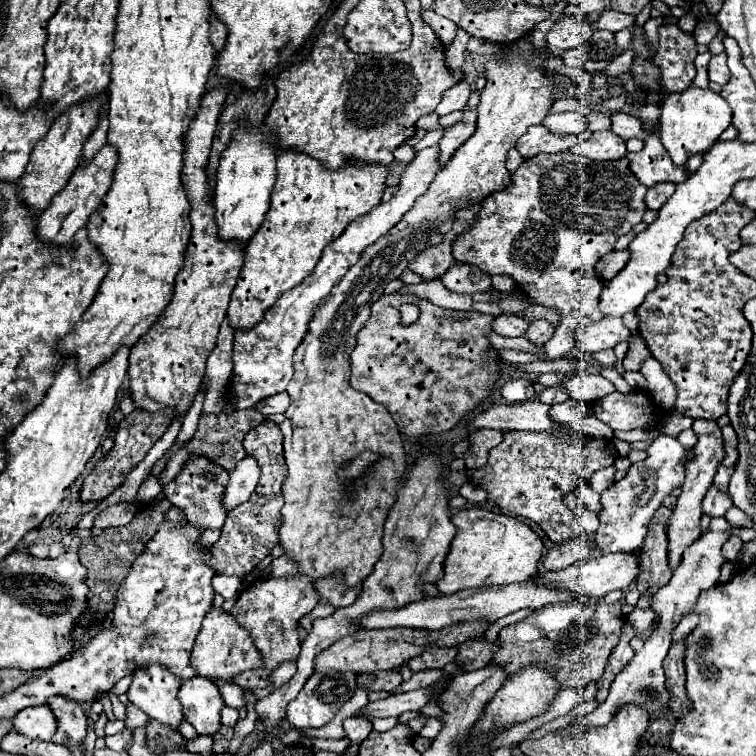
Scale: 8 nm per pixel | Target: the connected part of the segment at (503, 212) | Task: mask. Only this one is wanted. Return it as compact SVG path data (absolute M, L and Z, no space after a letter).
M572 151L562 153L540 153L524 163L512 173L512 183L484 199L480 213L470 229L460 233L452 243L452 255L458 261L480 267L488 275L508 275L516 281L516 287L534 299L536 303L556 309L560 315L560 325L554 337L544 345L542 353L534 355L516 350L500 349L499 357L512 364L525 364L540 359L555 360L572 351L576 345L574 331L582 323L600 321L598 295L602 291L602 281L594 273L596 261L610 253L618 237L626 235L634 225L638 225L646 213L646 187L630 171L626 157L616 161L592 161Z

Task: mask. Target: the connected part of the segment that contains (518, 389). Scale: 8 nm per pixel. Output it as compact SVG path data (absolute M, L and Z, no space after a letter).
M514 379L514 381L506 381L502 385L502 397L506 399L506 403L524 403L528 399L532 399L536 395L534 387L530 381L526 379Z

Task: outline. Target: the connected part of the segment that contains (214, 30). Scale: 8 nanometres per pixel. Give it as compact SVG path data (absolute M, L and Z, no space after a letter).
M216 17L210 19L210 43L214 45L216 51L222 51L226 43L226 27Z

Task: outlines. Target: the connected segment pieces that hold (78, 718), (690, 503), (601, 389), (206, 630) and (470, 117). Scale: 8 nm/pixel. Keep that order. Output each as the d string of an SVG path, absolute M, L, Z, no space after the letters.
M52 699L52 713L58 719L58 745L64 747L78 747L82 745L88 729L88 719L86 713L82 711L80 703L72 703L66 699Z
M696 419L692 425L692 431L696 433L698 443L692 447L692 459L686 463L686 481L682 485L682 495L678 497L678 505L674 507L674 515L668 521L668 565L670 565L670 569L674 569L680 563L684 549L702 535L702 529L700 529L702 507L700 505L702 505L704 495L712 487L718 465L724 459L724 439L722 439L722 433L720 433L720 427L716 421Z
M582 371L566 381L566 389L570 391L572 399L582 403L592 403L598 395L608 395L615 391L615 386L598 373Z
M212 607L210 613L202 621L202 629L200 629L194 649L192 649L190 665L196 671L196 675L200 675L200 677L206 677L210 681L222 679L226 683L234 683L236 675L262 667L264 659L262 659L260 651L254 647L248 631L244 631L242 627L236 627L236 623L232 623L232 619L228 619L228 613L224 609Z
M464 109L462 111L462 119L450 127L444 127L444 135L442 135L442 143L440 143L440 163L444 165L452 153L474 133L476 129L476 117L478 117L478 109Z

